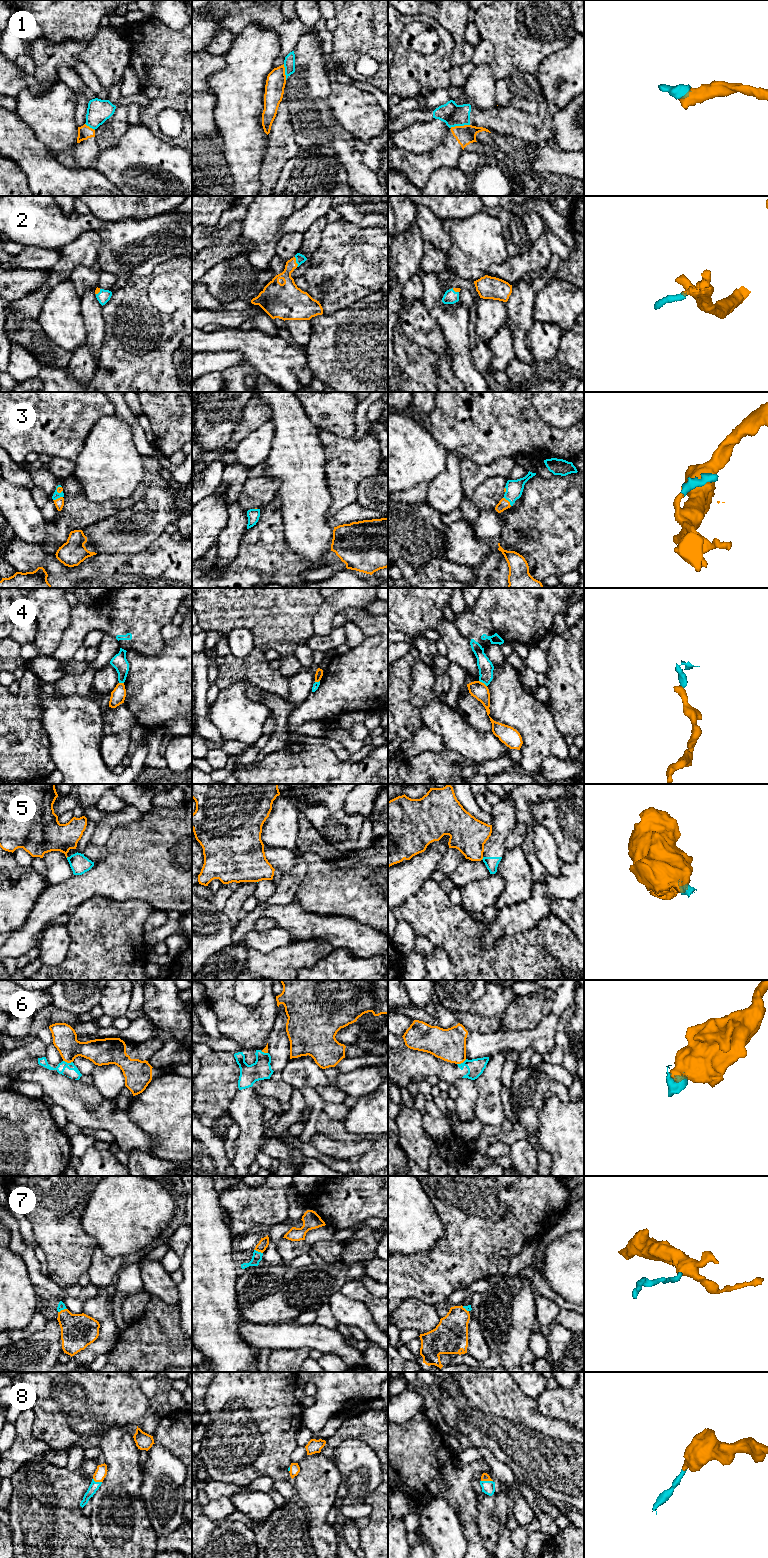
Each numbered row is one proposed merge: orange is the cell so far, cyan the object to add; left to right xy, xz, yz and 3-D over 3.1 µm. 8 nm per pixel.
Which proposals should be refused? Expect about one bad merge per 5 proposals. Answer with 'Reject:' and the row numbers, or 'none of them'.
Reject: 1, 4, 5, 6

